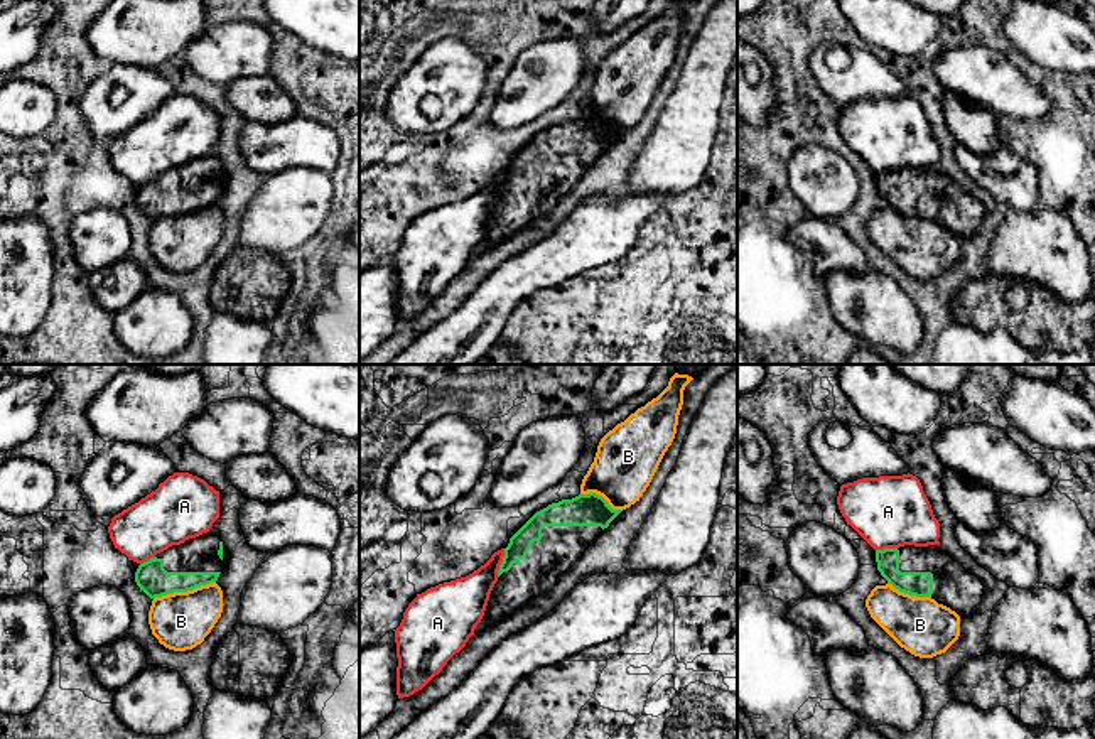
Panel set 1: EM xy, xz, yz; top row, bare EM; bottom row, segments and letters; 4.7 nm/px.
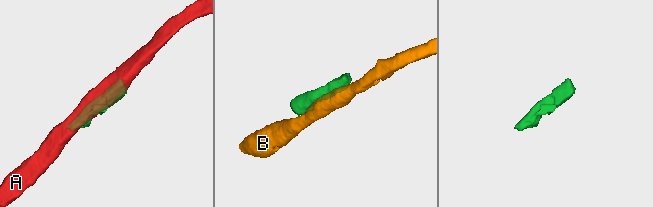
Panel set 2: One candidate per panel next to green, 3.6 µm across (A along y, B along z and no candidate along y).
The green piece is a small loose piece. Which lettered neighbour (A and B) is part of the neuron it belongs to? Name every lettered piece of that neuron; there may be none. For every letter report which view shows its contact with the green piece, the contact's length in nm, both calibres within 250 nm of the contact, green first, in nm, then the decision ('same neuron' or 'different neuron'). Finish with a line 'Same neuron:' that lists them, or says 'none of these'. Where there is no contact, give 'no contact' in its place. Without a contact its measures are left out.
A: meets green in xz; contact 140 nm long; 100 nm thick on the green side, 220 nm on the other; different neuron
B: meets green in xy; contact 300 nm long; 150 nm thick on the green side, 280 nm on the other; different neuron
Same neuron: none of these

